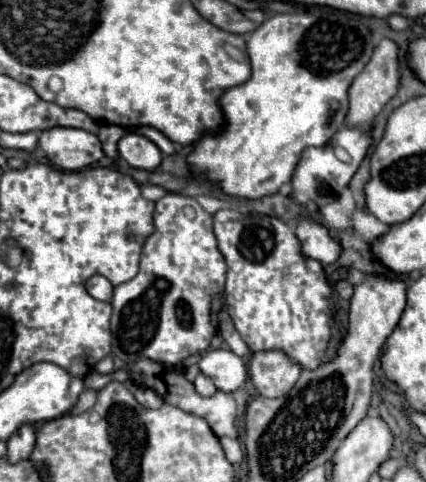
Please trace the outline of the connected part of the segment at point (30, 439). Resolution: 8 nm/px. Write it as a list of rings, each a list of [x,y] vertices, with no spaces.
[[[22,425],[10,439],[8,439],[8,461],[18,463],[22,459],[28,459],[36,445],[36,431],[32,425]]]

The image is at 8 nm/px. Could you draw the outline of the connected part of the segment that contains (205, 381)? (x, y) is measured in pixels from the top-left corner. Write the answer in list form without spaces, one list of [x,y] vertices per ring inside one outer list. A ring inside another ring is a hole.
[[[198,373],[198,377],[196,377],[194,385],[196,385],[196,391],[198,391],[200,395],[210,397],[210,395],[214,395],[214,393],[216,393],[216,387],[214,387],[214,383],[212,383],[212,379],[210,379],[208,375]]]

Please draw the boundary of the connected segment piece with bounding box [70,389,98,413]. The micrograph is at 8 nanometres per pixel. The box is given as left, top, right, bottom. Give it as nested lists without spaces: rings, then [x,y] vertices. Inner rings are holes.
[[[86,389],[86,391],[80,395],[80,399],[78,399],[76,407],[74,407],[70,413],[82,413],[82,411],[92,409],[92,407],[94,407],[94,403],[96,403],[96,395],[98,395],[98,391],[96,391],[96,389]]]

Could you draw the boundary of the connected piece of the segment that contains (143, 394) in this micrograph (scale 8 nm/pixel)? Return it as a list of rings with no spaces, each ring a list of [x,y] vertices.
[[[140,387],[140,389],[134,393],[134,397],[136,397],[136,401],[138,401],[142,407],[150,407],[150,409],[158,409],[158,407],[162,407],[162,403],[164,403],[152,389],[144,389],[144,387]]]

